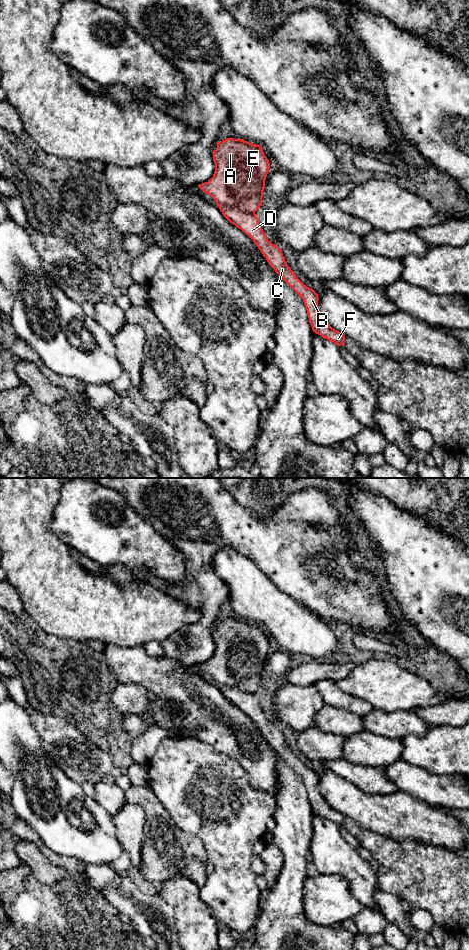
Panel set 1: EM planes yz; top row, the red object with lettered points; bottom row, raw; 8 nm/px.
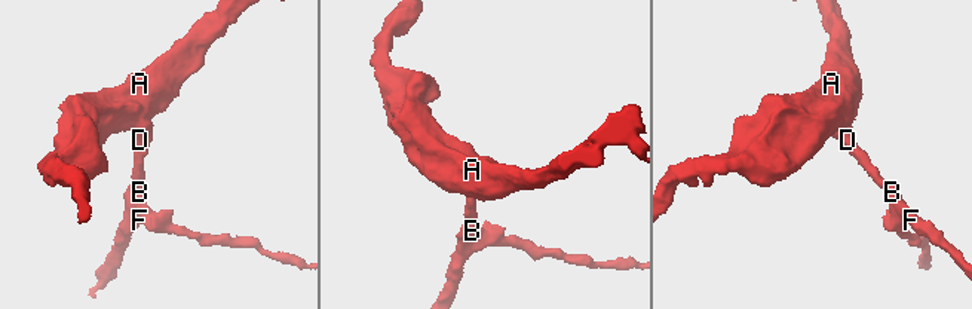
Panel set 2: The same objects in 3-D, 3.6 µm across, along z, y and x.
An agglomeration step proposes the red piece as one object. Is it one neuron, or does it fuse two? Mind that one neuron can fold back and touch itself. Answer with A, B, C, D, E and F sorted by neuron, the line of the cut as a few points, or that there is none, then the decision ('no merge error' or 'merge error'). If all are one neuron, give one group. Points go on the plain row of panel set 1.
A E / B C D F; cut in yz along (219, 686), (230, 686), (254, 693); merge error

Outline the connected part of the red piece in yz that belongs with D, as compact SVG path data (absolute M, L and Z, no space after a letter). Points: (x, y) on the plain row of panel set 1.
M220 686L219 689L230 703L241 709L253 720L266 738L268 744L292 768L292 770L303 779L313 812L338 826L344 826L345 816L332 808L320 792L318 774L312 768L304 765L296 757L294 752L287 745L281 728L272 724L271 721L267 719L256 694L243 692L226 686Z

